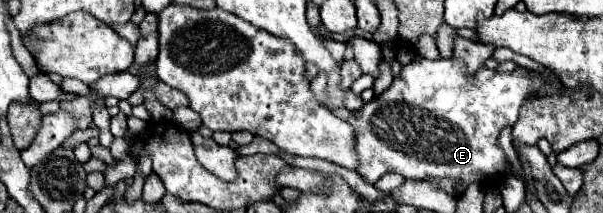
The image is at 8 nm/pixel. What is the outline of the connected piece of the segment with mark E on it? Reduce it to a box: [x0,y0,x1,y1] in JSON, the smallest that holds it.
[349,57,545,189]

